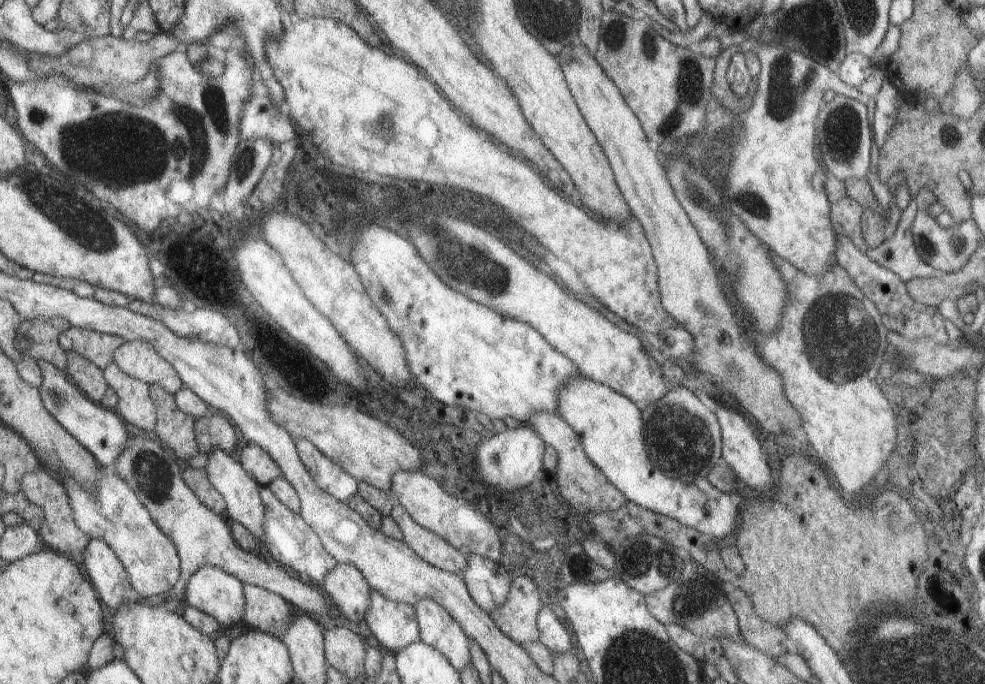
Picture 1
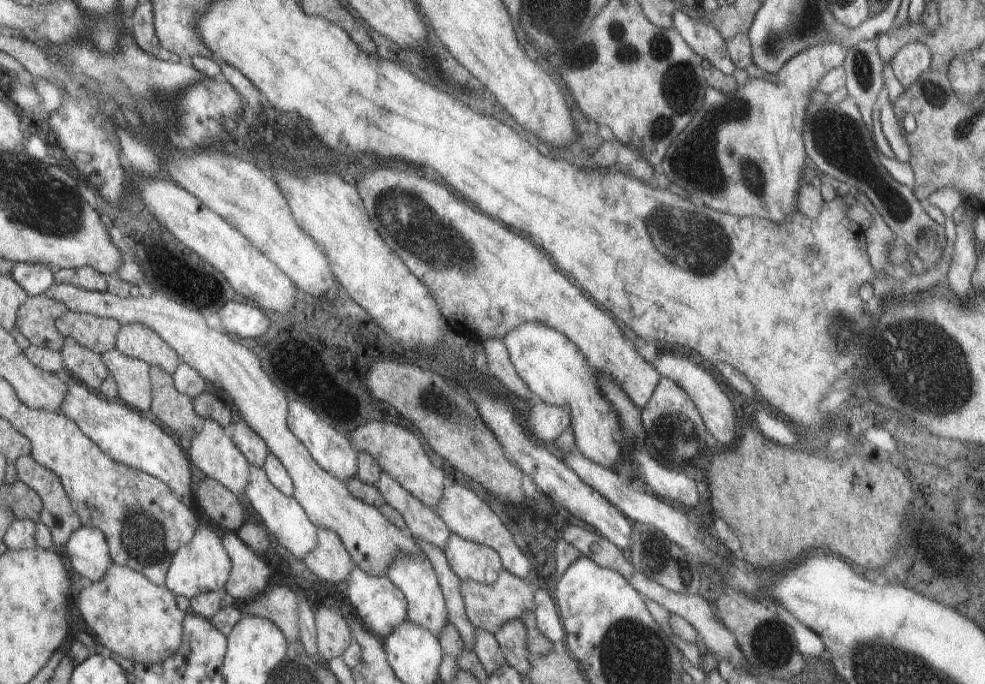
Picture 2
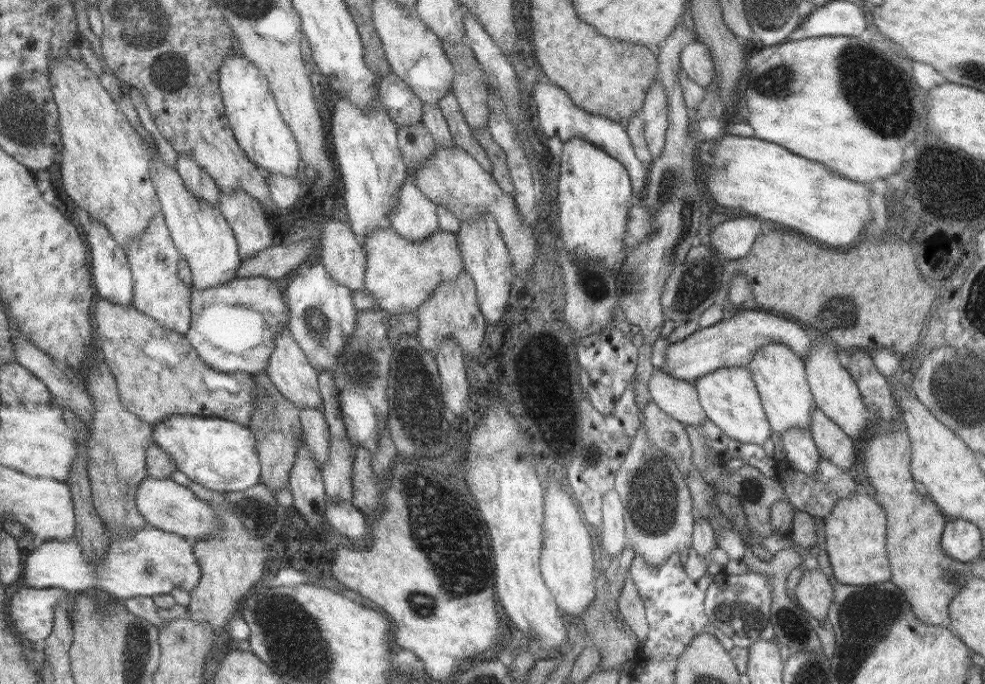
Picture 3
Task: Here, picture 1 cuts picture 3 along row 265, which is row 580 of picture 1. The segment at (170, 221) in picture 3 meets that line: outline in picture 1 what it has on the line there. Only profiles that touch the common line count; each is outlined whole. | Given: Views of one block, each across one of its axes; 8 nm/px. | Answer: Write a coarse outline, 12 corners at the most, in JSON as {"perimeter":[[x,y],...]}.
{"perimeter":[[219,566],[191,578],[185,604],[229,630],[247,616],[247,584]]}

